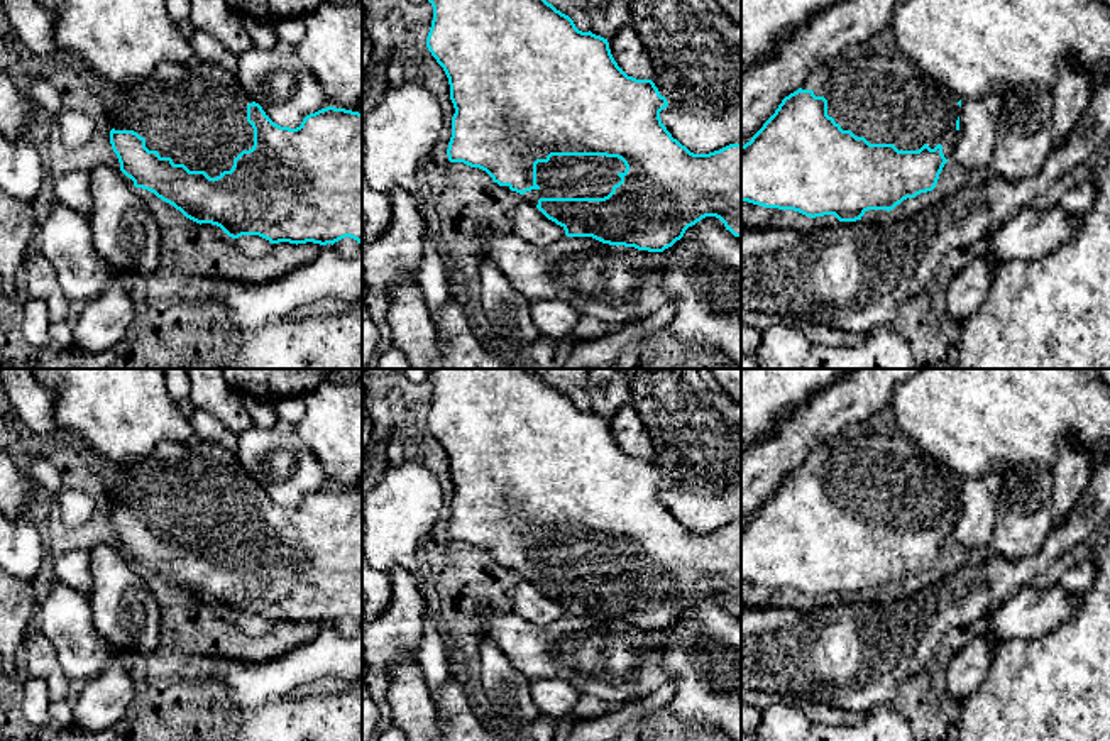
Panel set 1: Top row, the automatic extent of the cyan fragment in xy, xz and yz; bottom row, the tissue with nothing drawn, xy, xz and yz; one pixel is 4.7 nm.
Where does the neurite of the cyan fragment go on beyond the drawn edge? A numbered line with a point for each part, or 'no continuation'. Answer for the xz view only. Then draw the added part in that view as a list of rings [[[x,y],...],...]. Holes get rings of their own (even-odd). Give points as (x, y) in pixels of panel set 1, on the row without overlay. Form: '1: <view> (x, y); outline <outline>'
1: xz (564, 555); outline [[[552,535],[536,543],[538,568],[526,570],[523,579],[536,585],[540,577],[604,577],[621,560],[626,545],[606,535]]]

